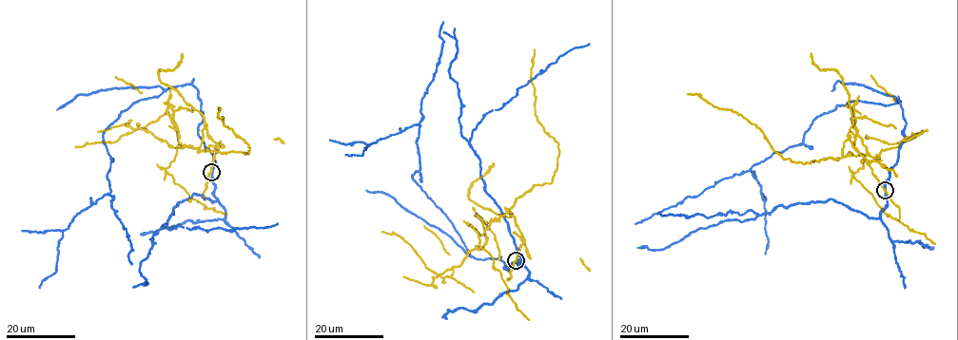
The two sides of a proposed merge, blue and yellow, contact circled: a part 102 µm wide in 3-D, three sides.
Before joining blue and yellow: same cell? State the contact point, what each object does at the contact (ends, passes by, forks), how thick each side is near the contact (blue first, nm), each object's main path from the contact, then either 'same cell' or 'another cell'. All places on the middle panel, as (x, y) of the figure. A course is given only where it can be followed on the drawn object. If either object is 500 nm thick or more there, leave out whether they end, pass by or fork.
(516, 260) | blue passes by | yellow passes by | 320/200 nm | blue via (517, 260), (509, 271), (471, 254), (412, 178), (443, 22) | yellow via (516, 260), (524, 237), (508, 209), (535, 185), (552, 181), (558, 155), (558, 144), (535, 113), (535, 49) | another cell

